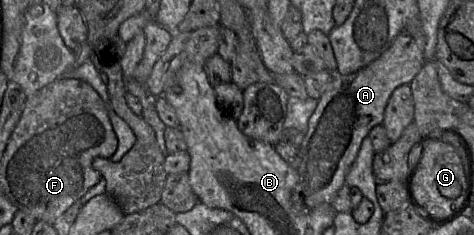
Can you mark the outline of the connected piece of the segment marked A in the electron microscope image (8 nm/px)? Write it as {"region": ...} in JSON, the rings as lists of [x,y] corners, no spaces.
{"region":[[[419,19],[419,28],[407,27],[406,29],[401,31],[394,38],[391,45],[377,59],[372,61],[367,66],[351,74],[334,75],[334,78],[331,81],[330,85],[325,90],[325,92],[321,95],[321,97],[318,99],[317,106],[308,120],[308,127],[307,127],[307,131],[304,134],[304,139],[302,141],[302,144],[299,146],[299,165],[296,169],[298,173],[298,182],[291,195],[292,203],[297,211],[308,212],[320,204],[323,204],[323,203],[331,204],[331,201],[334,195],[336,194],[336,192],[344,185],[346,174],[357,156],[362,140],[366,136],[368,136],[370,130],[373,127],[375,127],[376,125],[382,124],[384,119],[385,107],[387,105],[387,102],[392,92],[402,84],[410,84],[410,82],[414,79],[414,77],[422,69],[423,65],[426,63],[426,59],[424,56],[424,49],[425,49],[425,37],[423,33],[420,31],[420,19]]]}

